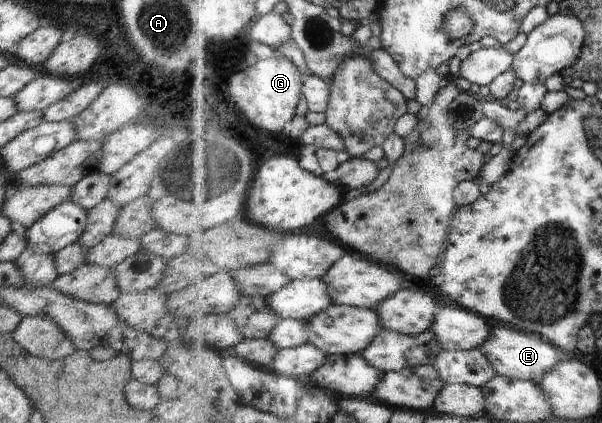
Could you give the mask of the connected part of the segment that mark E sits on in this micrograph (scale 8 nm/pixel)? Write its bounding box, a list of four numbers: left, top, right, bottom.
[480,327,564,381]

